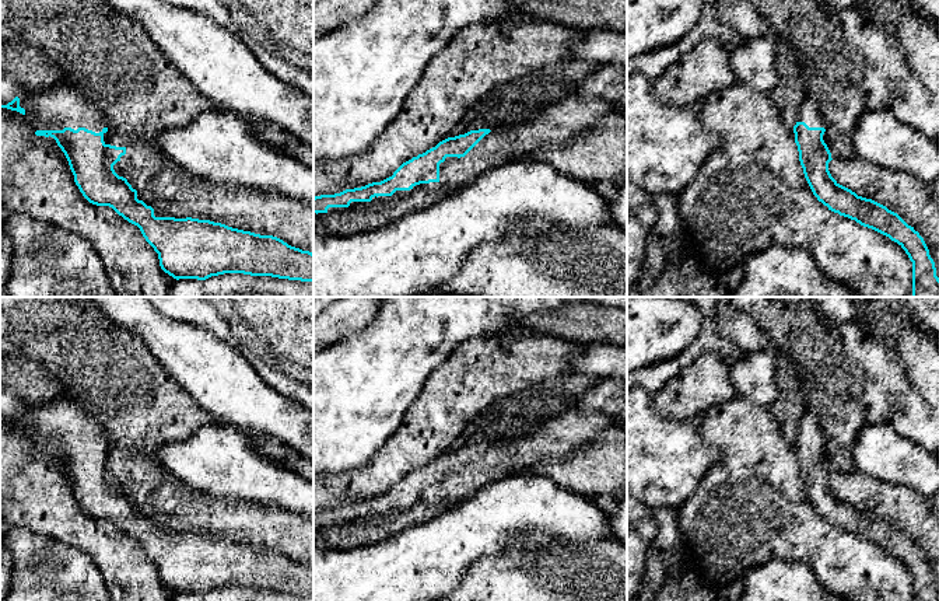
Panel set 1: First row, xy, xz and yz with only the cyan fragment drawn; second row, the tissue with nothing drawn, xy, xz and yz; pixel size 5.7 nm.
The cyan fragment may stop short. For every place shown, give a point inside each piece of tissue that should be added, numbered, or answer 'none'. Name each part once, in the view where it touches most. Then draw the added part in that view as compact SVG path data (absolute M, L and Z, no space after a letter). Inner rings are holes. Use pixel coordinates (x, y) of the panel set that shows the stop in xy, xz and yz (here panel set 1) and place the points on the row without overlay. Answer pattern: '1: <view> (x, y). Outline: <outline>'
1: xy (60, 420). Outline: M55 399L48 403L27 402L18 412L20 420L25 423L35 444L85 441L99 447L106 440L98 419L67 399Z

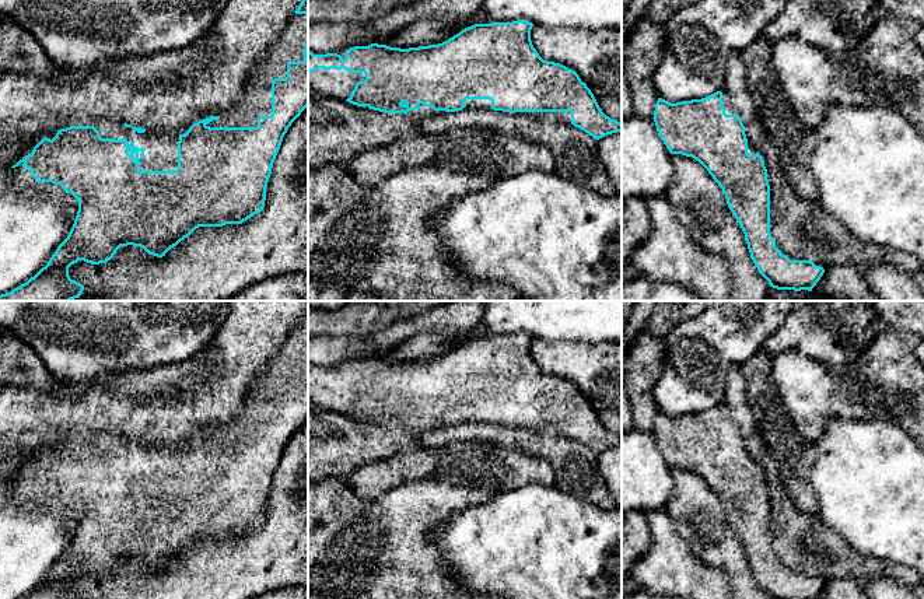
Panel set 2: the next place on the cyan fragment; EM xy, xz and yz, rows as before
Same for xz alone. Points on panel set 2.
1: xz (552, 430). Outline: M515 425L517 428L532 430L549 435L566 435L571 437L570 425Z

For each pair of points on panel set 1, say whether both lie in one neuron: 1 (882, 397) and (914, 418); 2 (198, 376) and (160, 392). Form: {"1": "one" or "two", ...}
{"1": "one", "2": "two"}

